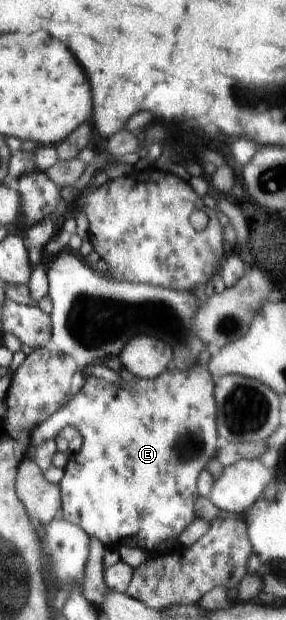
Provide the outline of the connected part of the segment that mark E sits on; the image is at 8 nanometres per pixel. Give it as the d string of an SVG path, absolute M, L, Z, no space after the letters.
M199 362L191 365L185 370L171 370L169 373L161 374L161 378L146 379L136 377L135 380L127 381L119 377L118 380L106 381L98 377L86 376L77 394L57 412L48 418L47 421L38 425L32 433L34 445L39 445L51 438L56 438L66 425L73 425L79 431L83 440L82 447L78 453L69 455L67 465L64 467L64 475L59 482L60 495L62 498L62 518L67 519L77 526L83 527L93 538L100 540L107 548L121 548L123 545L141 547L145 552L153 553L157 547L167 544L172 540L179 540L180 534L186 529L195 518L193 504L197 500L197 476L207 466L207 462L217 452L217 406L215 406L215 380L206 368Z

